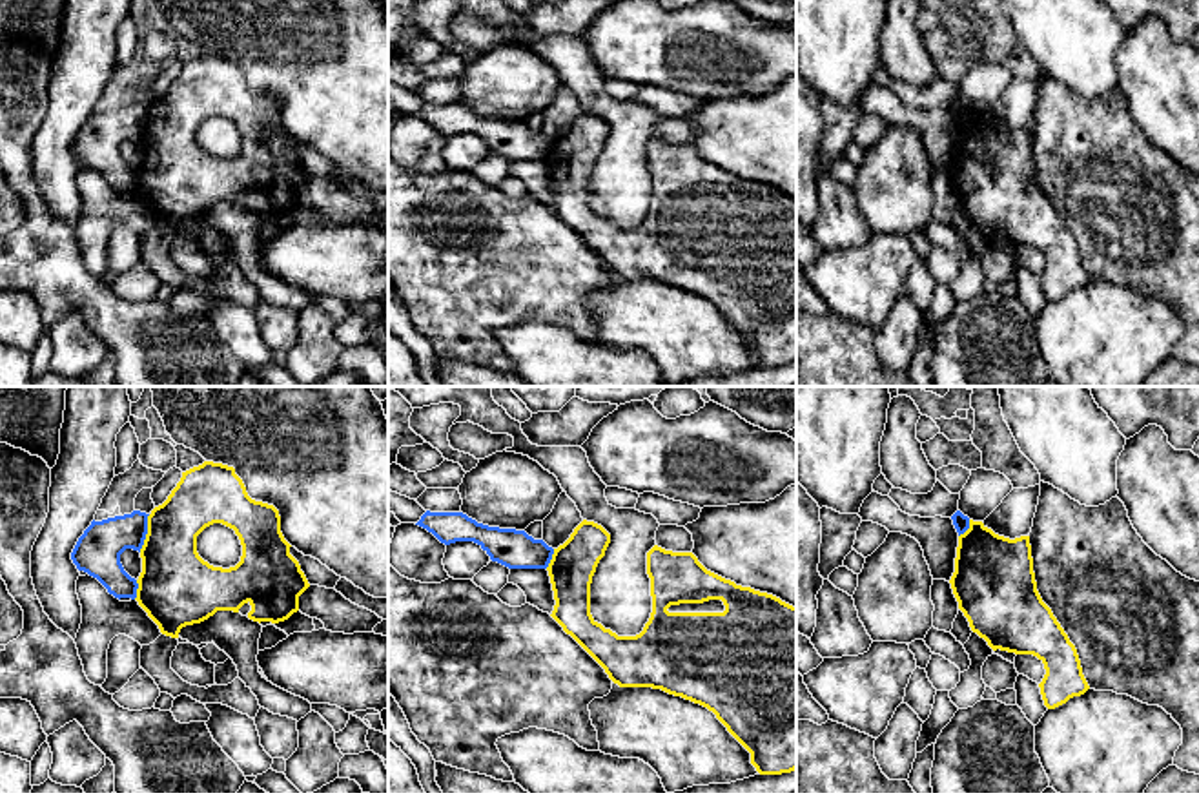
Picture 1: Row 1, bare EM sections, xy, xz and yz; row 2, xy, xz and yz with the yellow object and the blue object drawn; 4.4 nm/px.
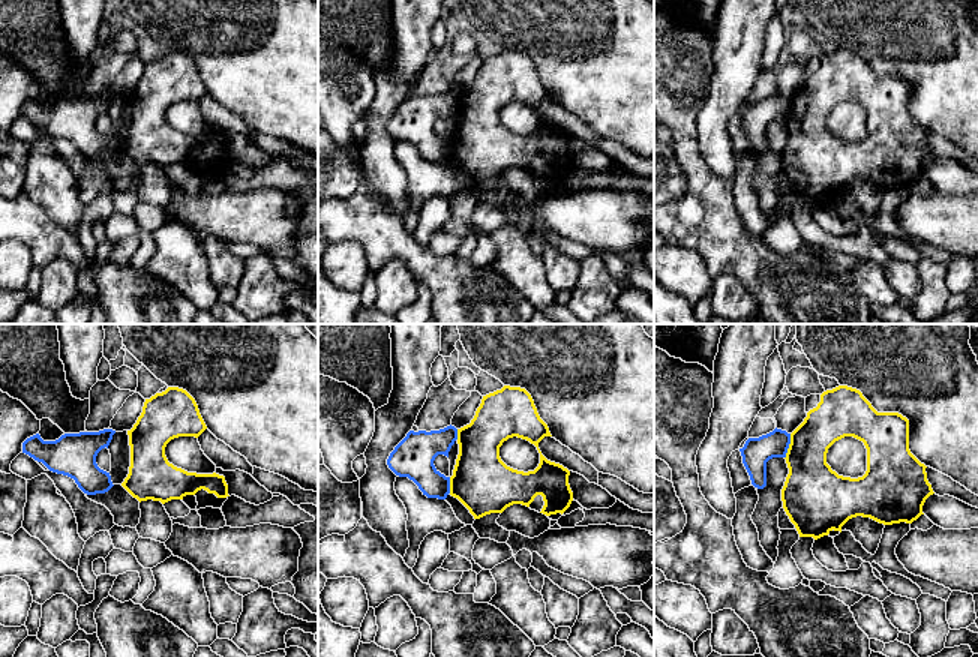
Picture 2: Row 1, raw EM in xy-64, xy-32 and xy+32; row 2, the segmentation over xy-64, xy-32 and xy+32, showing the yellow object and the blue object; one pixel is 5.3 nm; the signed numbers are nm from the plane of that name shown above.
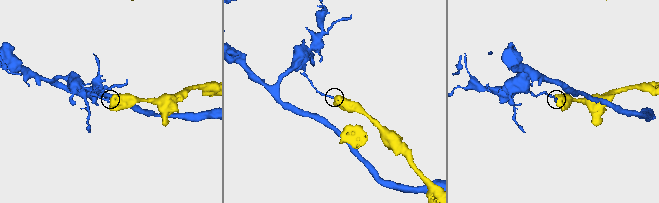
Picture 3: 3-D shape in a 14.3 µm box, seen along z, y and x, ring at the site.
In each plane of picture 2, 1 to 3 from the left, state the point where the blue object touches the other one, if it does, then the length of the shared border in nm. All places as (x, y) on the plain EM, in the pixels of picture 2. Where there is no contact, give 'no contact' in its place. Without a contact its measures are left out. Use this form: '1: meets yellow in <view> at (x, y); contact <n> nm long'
1: no contact
2: meets yellow in xy-32 at (450, 149); contact 90 nm long
3: meets yellow in xy+32 at (789, 110); contact 140 nm long

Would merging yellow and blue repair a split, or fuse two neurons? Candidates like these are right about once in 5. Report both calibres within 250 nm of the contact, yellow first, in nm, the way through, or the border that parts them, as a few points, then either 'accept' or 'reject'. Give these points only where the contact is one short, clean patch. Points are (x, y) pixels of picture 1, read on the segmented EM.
320 nm thick on the yellow side, 200 nm on the other; reject

